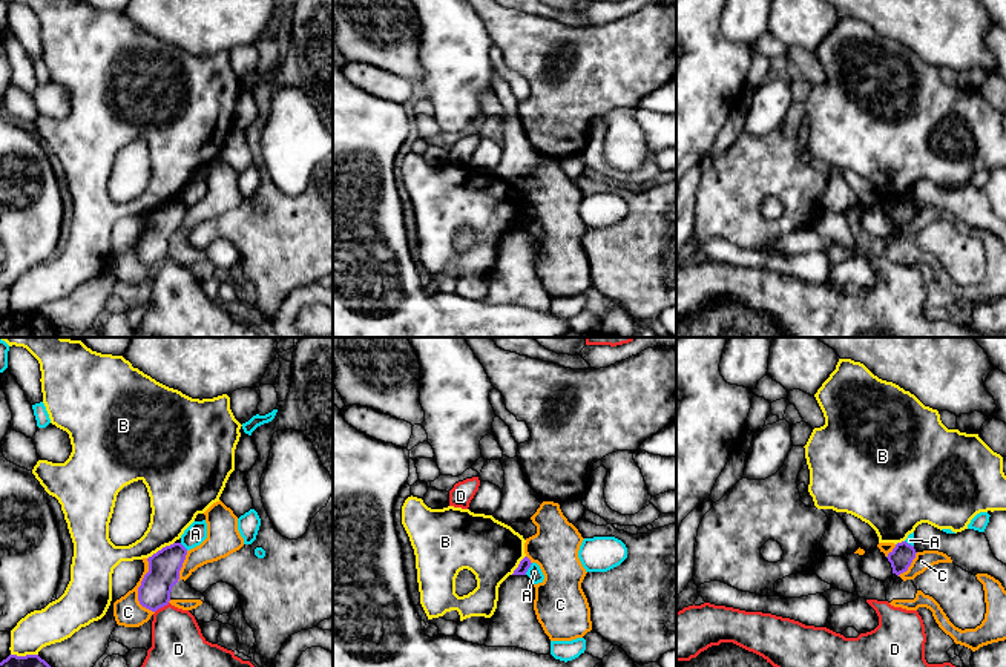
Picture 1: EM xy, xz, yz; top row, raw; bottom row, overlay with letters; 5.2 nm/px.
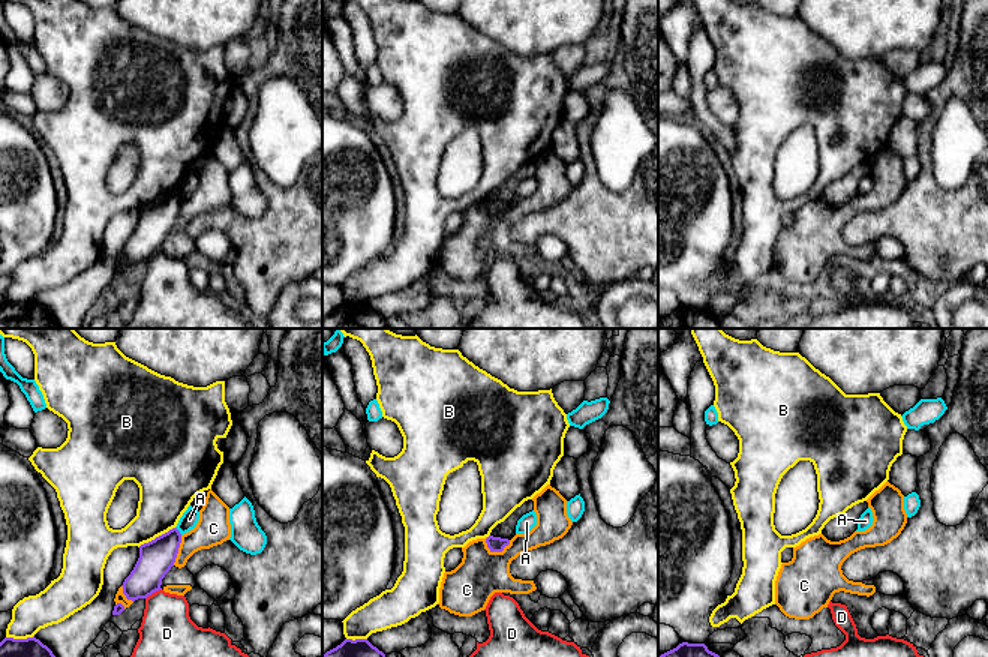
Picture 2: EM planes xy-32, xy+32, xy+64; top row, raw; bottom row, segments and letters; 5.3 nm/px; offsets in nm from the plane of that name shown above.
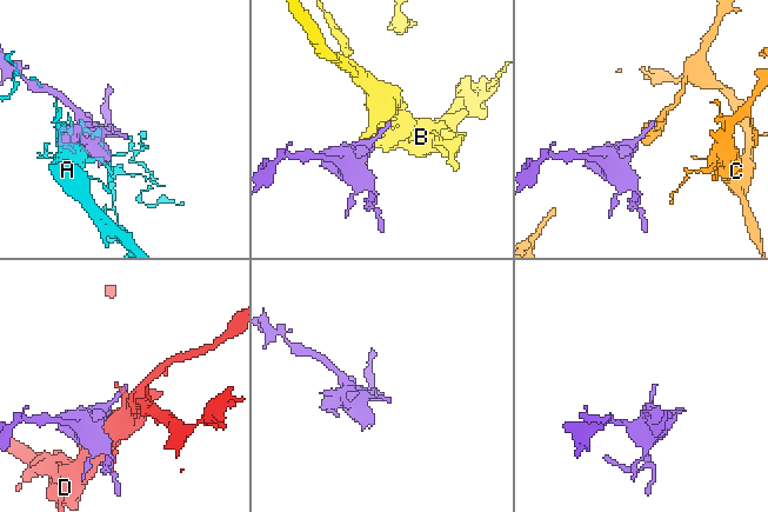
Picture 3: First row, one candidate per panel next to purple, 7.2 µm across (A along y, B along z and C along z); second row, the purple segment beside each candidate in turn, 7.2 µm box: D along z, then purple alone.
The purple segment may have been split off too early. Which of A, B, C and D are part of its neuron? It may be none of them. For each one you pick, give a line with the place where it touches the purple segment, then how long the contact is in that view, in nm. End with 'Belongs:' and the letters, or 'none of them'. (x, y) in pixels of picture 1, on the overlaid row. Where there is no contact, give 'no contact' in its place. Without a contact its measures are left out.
Belongs: none of them

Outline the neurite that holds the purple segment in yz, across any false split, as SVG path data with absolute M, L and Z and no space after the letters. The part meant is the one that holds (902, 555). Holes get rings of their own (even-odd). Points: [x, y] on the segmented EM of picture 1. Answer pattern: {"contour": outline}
{"contour": "M906 541L897 543L896 547L888 554L888 561L891 563L893 573L897 577L908 570L912 560L916 558L914 546Z"}

